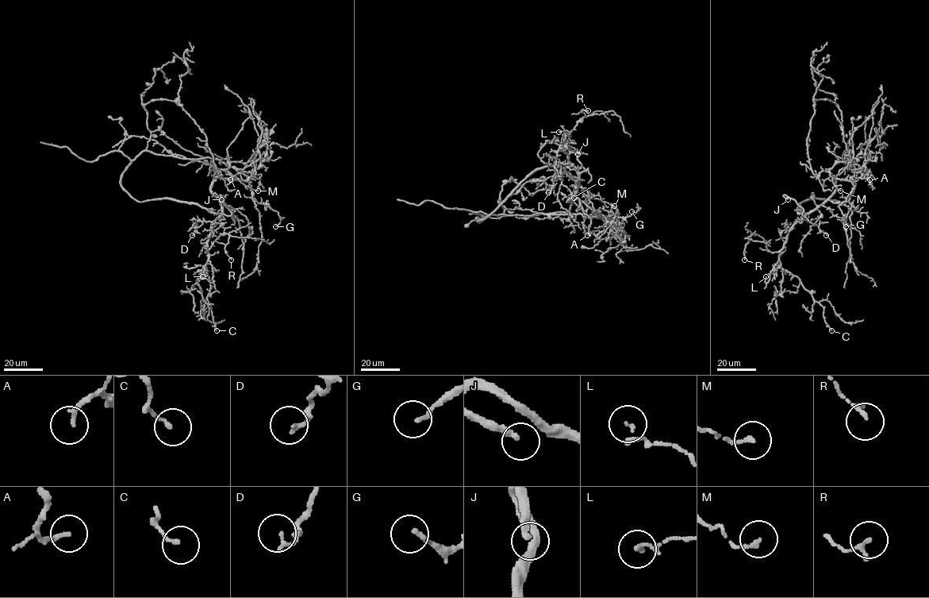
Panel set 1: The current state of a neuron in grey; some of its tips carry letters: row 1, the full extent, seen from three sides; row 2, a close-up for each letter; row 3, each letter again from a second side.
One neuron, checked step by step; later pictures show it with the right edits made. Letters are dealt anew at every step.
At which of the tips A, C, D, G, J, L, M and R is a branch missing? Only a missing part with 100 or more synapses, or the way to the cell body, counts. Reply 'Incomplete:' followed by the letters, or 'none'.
Incomplete: J

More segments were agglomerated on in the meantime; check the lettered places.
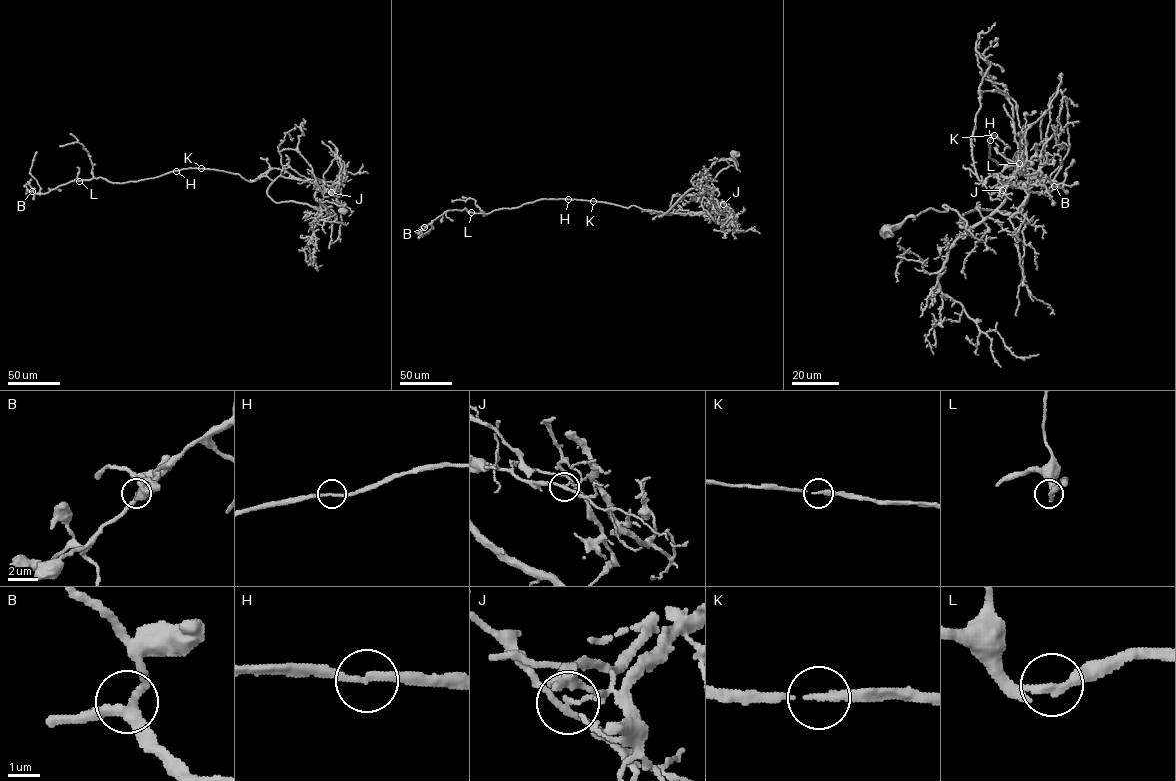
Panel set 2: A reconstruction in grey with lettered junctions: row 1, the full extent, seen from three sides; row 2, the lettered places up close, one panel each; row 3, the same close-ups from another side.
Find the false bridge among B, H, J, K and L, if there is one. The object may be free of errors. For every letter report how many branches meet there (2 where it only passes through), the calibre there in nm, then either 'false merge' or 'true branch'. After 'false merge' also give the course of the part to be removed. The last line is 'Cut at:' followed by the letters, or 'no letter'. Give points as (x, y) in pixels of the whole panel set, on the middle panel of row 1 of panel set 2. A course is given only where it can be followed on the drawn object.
B: 3 branches meet; 280 nm thick; true branch
H: 2 branches meet; 200 nm thick; true branch
J: 3 branches meet; 160 nm thick; false merge
K: 2 branches meet; 200 nm thick; true branch
L: 2 branches meet; 240 nm thick; true branch
Cut at: J

